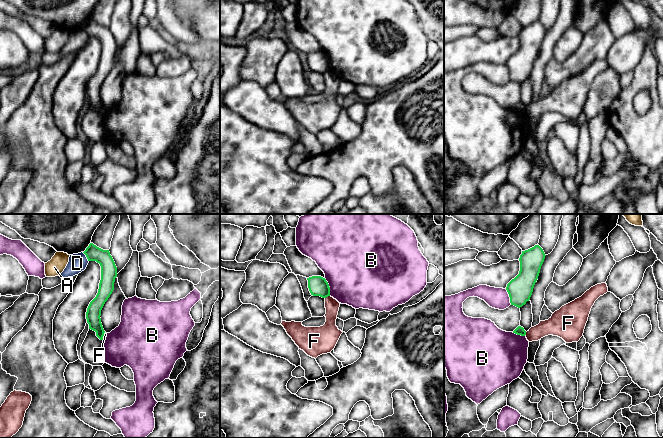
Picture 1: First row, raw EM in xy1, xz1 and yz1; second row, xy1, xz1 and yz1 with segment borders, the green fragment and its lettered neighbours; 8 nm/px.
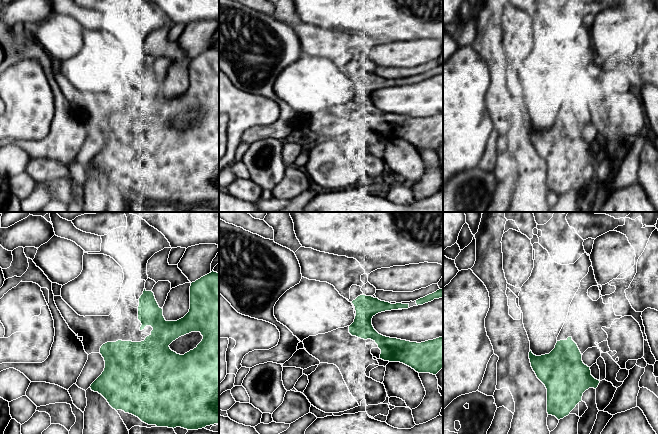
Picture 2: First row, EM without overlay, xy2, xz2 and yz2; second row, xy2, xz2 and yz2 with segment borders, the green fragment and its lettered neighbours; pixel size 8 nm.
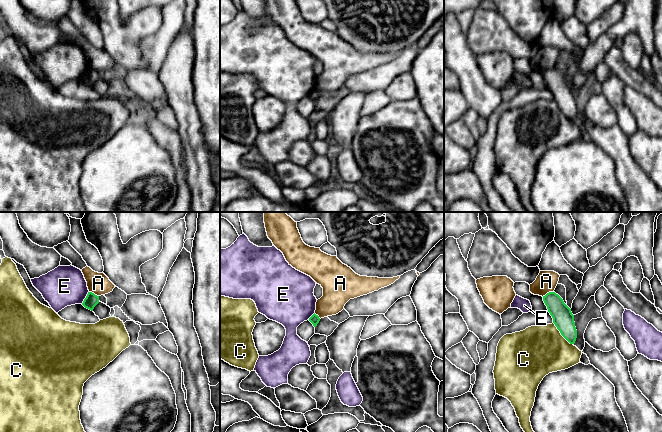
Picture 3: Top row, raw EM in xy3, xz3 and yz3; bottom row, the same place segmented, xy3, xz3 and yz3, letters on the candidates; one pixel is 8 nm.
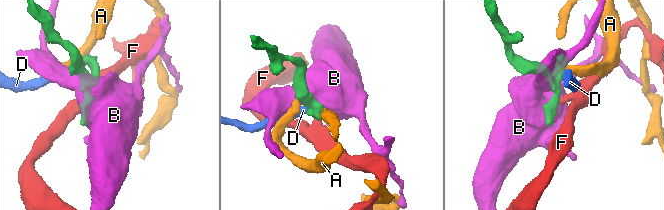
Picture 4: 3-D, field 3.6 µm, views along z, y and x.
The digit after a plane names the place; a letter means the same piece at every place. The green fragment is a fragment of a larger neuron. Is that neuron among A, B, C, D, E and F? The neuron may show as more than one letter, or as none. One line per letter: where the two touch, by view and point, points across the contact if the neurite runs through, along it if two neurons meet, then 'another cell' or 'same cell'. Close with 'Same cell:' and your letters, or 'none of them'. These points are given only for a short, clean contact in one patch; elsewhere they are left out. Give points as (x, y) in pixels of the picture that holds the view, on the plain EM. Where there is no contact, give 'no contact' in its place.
A: contact yz3 (547, 69); another cell
B: contact xz1 (329, 63); another cell
C: contact yz3 (561, 110); another cell
D: contact xy1 (86, 32); border xy1 (82, 28), (88, 37); another cell
E: contact xy3 (86, 73); border xy3 (88, 67), (81, 79); another cell
F: contact xz1 (327, 72); border xz1 (329, 71), (325, 74); another cell
Same cell: none of them

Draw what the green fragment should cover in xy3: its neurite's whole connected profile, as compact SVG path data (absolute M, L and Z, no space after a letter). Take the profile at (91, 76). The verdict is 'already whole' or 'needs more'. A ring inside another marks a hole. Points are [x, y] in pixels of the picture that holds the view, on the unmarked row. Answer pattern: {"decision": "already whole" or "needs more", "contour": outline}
{"decision": "already whole", "contour": "M88 68L86 74L84 75L82 81L93 87L94 83L99 79L99 72L95 71L92 68Z"}

